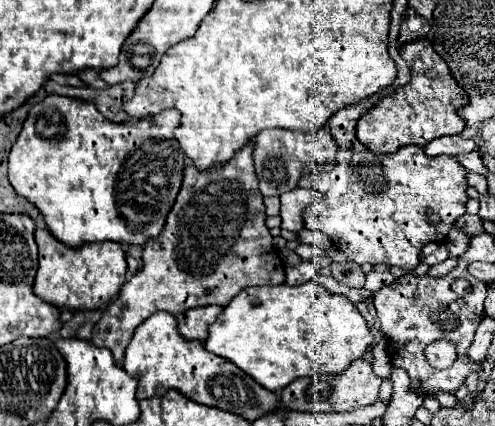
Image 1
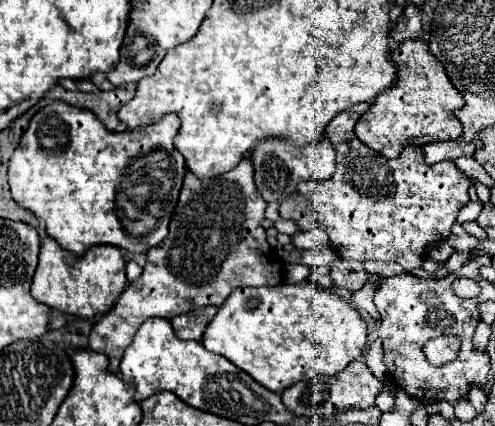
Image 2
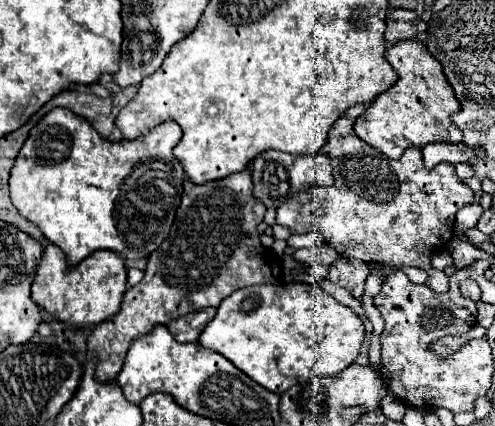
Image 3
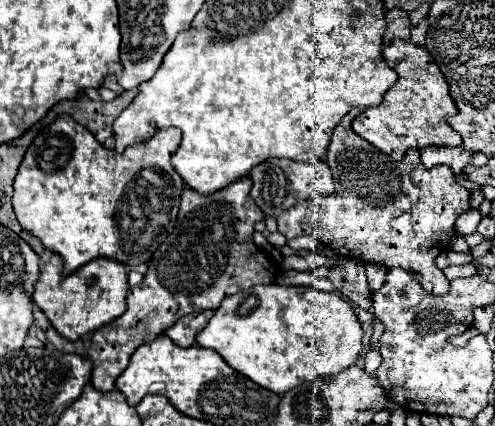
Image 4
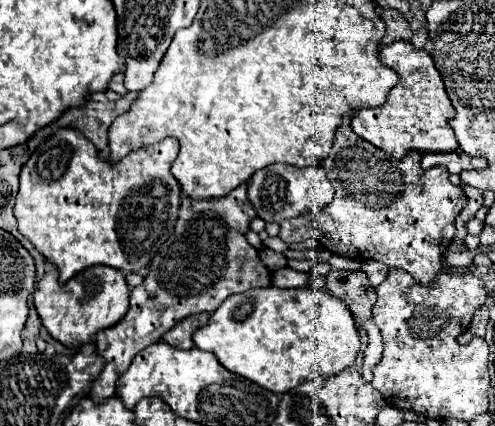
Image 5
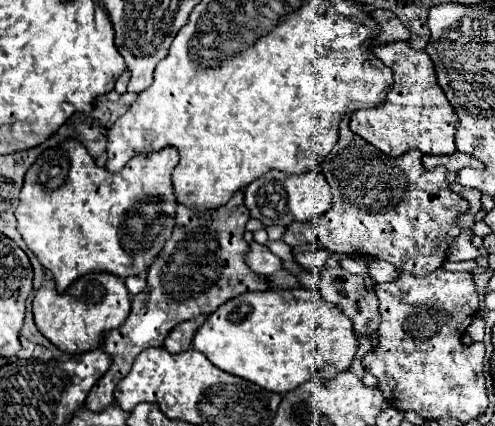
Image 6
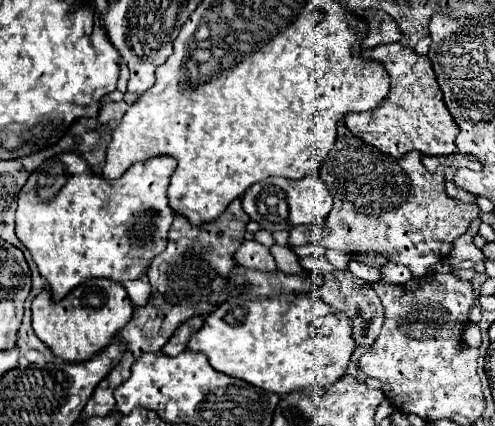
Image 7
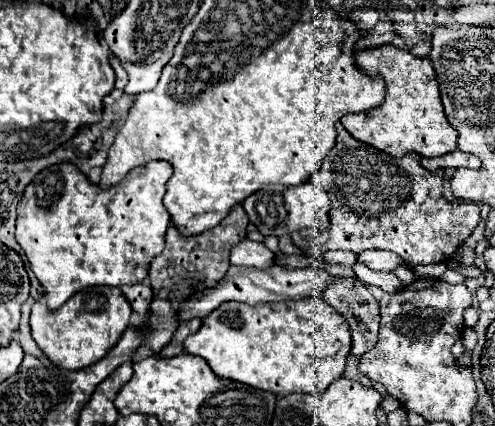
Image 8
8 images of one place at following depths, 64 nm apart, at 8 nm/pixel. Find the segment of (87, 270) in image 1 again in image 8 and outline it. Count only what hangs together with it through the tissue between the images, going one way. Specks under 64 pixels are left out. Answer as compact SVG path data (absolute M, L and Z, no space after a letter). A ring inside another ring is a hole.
M94 286L76 292L54 312L44 302L36 302L32 306L30 328L32 338L52 362L68 370L80 370L94 364L94 360L100 360L100 356L106 356L108 348L112 348L112 344L116 344L116 340L130 326L130 316L130 302L120 288Z

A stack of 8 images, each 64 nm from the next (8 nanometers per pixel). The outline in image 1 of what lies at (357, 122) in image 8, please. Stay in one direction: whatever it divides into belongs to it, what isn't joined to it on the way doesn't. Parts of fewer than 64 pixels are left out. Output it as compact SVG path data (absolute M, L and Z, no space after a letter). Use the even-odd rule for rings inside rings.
M426 38L412 40L402 44L402 58L408 58L412 66L410 84L400 88L398 92L384 96L378 100L374 108L370 108L356 126L356 138L372 152L396 152L402 146L416 144L426 146L430 140L450 134L460 134L466 126L464 118L458 116L458 108L468 104L468 94L454 80L448 64L434 50L432 42Z

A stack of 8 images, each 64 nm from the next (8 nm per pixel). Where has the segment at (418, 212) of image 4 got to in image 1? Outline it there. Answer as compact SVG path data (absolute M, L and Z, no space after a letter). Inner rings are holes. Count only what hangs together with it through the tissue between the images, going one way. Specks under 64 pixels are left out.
M380 94L368 96L368 98L360 100L358 104L344 106L328 120L328 130L338 144L336 166L330 172L312 172L308 176L302 176L298 186L316 188L322 194L322 198L318 202L314 202L306 208L306 212L304 212L306 226L330 236L334 246L340 252L344 252L350 262L356 262L356 264L384 262L390 266L398 266L404 272L410 272L420 262L418 254L420 254L422 246L428 242L444 242L454 220L466 212L466 202L468 202L466 170L464 170L464 166L458 164L458 160L454 156L428 156L424 152L424 148L416 148L416 146L404 146L402 150L398 150L394 154L376 154L376 152L364 148L358 142L358 138L354 136L356 122L378 100L380 100ZM428 210L440 214L442 222L438 228L430 228L428 218L426 218Z

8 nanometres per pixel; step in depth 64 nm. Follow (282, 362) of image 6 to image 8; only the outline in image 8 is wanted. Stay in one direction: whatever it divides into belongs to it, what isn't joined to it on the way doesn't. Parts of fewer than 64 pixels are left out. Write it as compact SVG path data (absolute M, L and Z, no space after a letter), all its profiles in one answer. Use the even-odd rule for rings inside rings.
M320 298L264 302L258 306L248 306L242 302L224 302L220 304L220 308L210 312L202 320L200 330L188 336L188 340L184 342L186 352L206 358L210 368L220 378L232 378L236 382L244 382L276 396L288 396L292 392L324 392L324 388L328 388L334 380L342 376L350 346L352 344L348 322L344 322L344 316L340 316L340 312L324 304L324 300Z

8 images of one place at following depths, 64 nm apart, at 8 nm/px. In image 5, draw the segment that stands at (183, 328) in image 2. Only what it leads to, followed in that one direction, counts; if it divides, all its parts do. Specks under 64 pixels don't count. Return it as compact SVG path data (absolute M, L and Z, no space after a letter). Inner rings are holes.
M200 314L200 316L188 316L184 320L180 320L172 330L168 330L162 340L172 344L174 348L182 348L182 350L190 350L194 348L194 340L192 340L192 334L204 326L206 322L206 316L208 314Z

